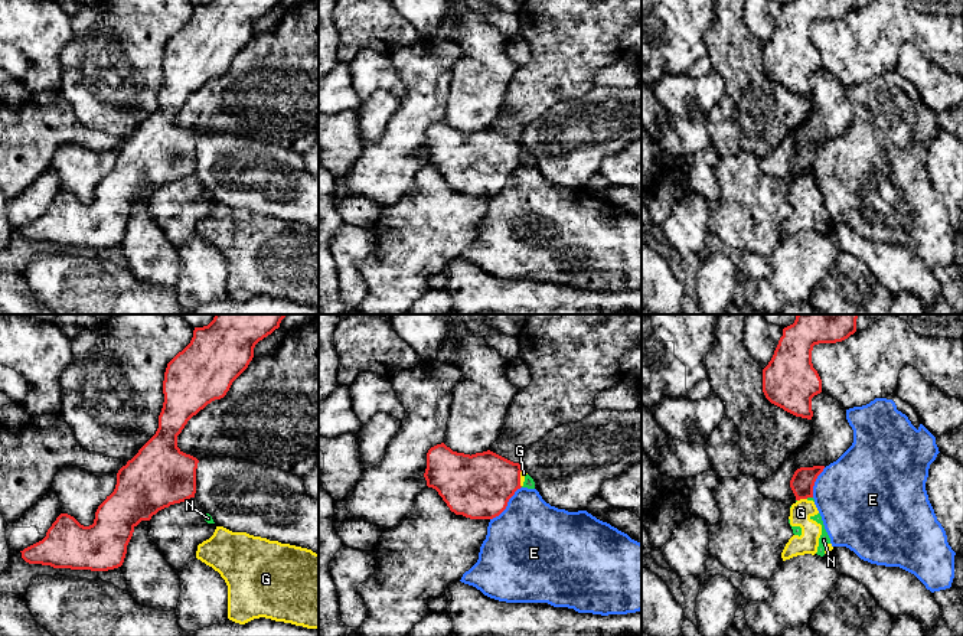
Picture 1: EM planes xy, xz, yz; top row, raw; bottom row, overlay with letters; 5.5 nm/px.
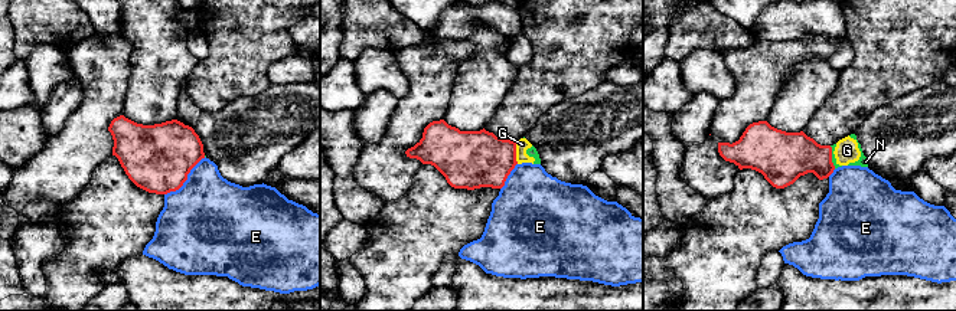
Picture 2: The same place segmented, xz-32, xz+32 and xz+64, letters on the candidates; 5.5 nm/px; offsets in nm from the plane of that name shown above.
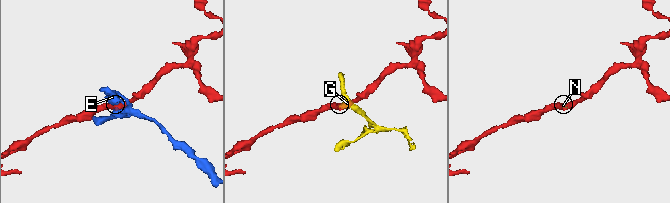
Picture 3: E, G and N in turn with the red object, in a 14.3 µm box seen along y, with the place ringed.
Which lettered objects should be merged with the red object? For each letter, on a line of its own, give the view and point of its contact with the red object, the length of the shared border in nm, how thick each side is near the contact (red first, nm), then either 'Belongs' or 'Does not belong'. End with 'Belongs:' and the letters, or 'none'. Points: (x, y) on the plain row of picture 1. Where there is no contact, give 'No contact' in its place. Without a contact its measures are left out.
E: Touches red at xz (506, 182). Shared border 260 nm. Thickness 360 nm (red) against 480 nm. Does not belong
G: Touches red at yz (802, 175). Shared border 60 nm. Thickness 130 nm (red) against 120 nm. Does not belong
N: Touches red at yz (809, 173). Shared border 40 nm. Thickness 130 nm (red) against 20 nm. Does not belong
Belongs: none

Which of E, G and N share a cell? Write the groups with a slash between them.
E / G N

